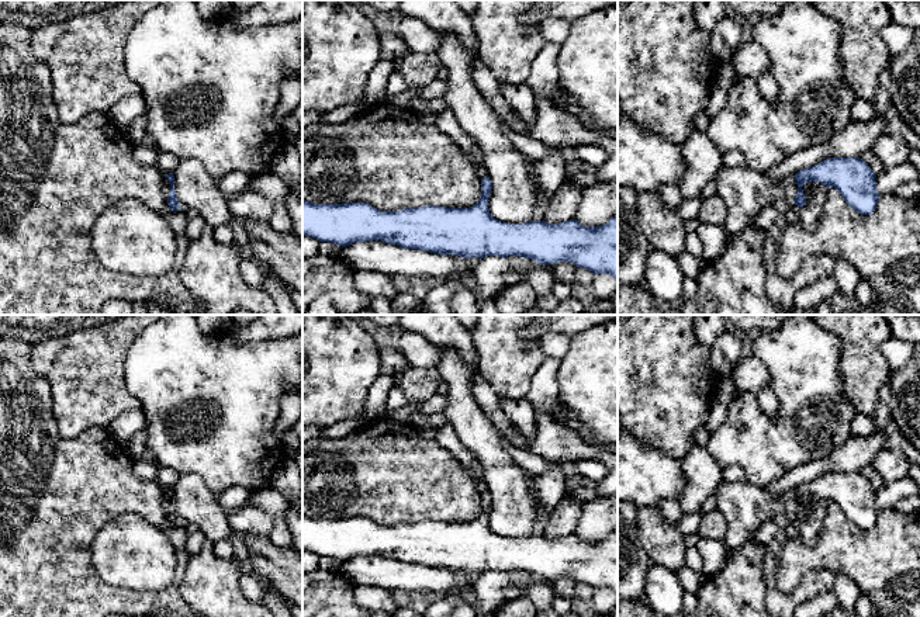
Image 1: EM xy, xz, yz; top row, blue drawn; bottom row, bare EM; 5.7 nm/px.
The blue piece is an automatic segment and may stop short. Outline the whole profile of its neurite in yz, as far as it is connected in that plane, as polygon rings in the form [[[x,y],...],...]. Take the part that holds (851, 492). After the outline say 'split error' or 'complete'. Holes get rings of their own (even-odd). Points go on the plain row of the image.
[[[830,472],[795,491],[798,507],[792,516],[798,521],[806,517],[803,499],[817,496],[834,502],[844,516],[858,528],[869,530],[876,524],[879,509],[872,483],[860,472]]]; complete

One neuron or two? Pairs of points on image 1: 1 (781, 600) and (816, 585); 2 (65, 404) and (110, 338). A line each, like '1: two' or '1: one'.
1: one
2: one

